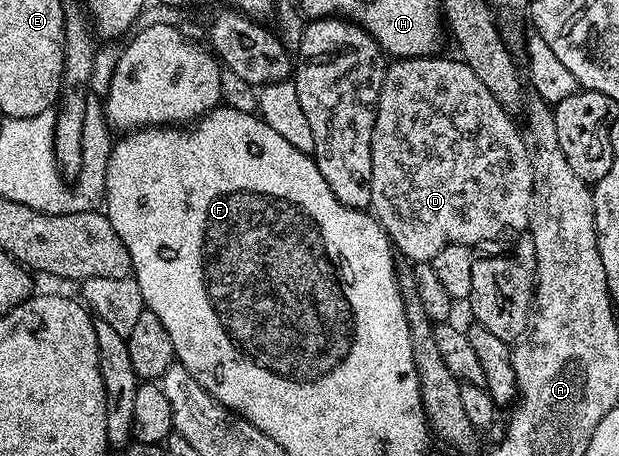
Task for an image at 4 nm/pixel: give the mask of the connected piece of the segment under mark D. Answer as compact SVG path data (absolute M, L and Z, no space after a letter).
M425 57L423 59L396 59L387 64L384 73L384 84L378 97L376 106L376 120L374 121L374 137L372 138L372 190L371 210L374 212L380 224L384 227L388 238L392 240L392 246L400 251L406 258L412 259L413 264L431 263L432 258L446 249L451 243L466 243L477 245L483 239L496 239L509 227L512 231L529 230L532 222L532 194L534 193L534 173L528 146L524 143L521 128L516 128L517 120L507 115L494 101L494 93L478 81L478 73L470 69L459 58L440 59L441 57Z

